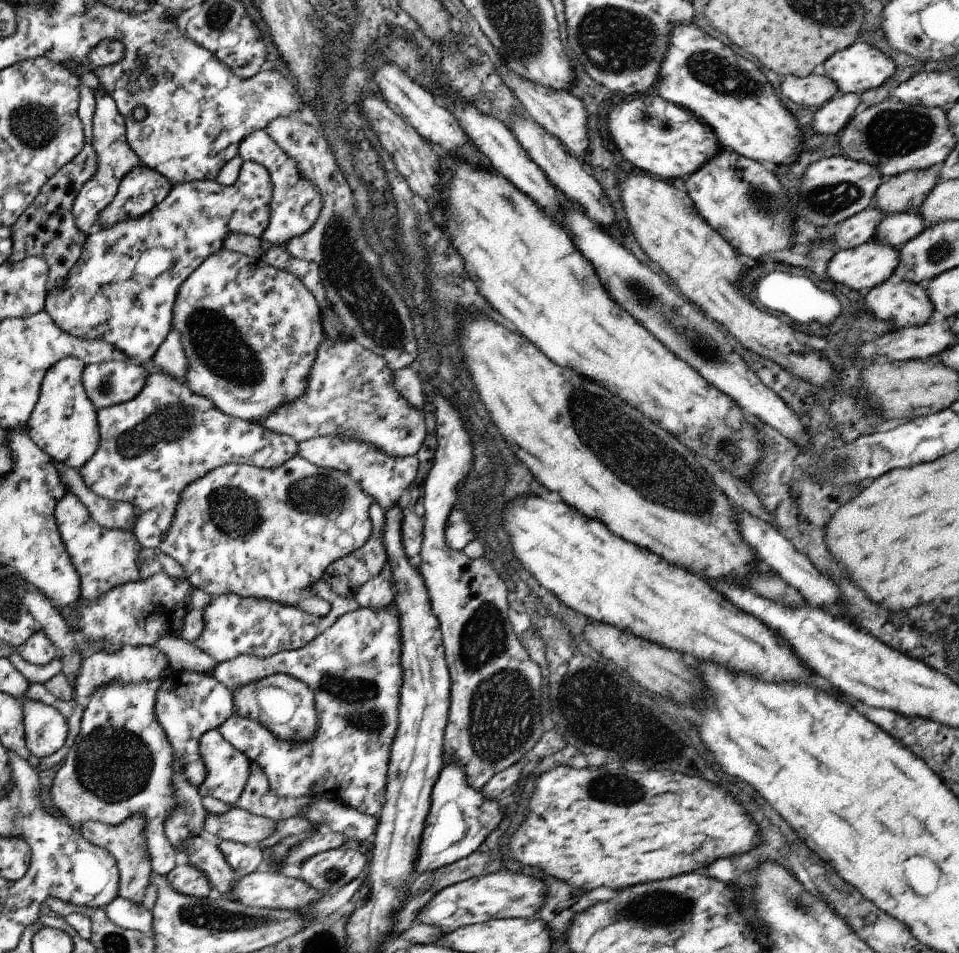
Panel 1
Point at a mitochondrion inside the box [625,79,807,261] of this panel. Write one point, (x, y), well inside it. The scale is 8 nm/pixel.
(761, 202)

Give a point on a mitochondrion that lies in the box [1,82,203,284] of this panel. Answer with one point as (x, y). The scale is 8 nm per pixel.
(35, 127)

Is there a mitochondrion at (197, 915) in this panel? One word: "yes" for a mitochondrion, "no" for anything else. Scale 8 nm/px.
yes

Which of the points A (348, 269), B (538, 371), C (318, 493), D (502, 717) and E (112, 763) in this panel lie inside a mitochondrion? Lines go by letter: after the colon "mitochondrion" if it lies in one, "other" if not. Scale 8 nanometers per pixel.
A: mitochondrion
B: other
C: mitochondrion
D: mitochondrion
E: mitochondrion

